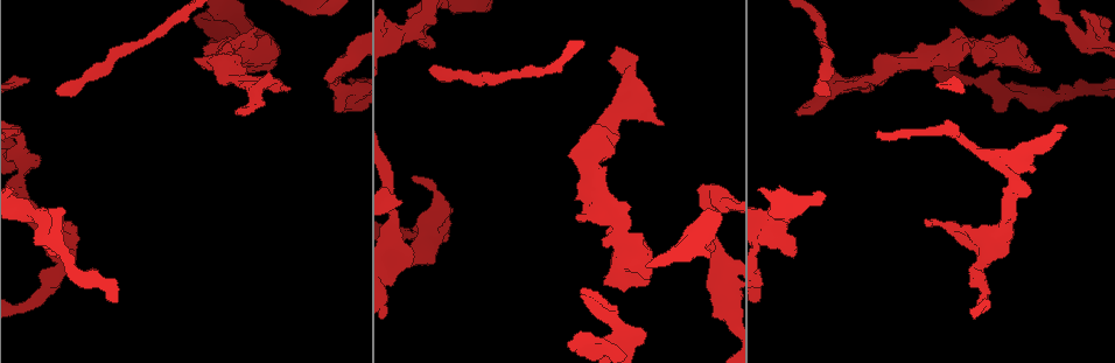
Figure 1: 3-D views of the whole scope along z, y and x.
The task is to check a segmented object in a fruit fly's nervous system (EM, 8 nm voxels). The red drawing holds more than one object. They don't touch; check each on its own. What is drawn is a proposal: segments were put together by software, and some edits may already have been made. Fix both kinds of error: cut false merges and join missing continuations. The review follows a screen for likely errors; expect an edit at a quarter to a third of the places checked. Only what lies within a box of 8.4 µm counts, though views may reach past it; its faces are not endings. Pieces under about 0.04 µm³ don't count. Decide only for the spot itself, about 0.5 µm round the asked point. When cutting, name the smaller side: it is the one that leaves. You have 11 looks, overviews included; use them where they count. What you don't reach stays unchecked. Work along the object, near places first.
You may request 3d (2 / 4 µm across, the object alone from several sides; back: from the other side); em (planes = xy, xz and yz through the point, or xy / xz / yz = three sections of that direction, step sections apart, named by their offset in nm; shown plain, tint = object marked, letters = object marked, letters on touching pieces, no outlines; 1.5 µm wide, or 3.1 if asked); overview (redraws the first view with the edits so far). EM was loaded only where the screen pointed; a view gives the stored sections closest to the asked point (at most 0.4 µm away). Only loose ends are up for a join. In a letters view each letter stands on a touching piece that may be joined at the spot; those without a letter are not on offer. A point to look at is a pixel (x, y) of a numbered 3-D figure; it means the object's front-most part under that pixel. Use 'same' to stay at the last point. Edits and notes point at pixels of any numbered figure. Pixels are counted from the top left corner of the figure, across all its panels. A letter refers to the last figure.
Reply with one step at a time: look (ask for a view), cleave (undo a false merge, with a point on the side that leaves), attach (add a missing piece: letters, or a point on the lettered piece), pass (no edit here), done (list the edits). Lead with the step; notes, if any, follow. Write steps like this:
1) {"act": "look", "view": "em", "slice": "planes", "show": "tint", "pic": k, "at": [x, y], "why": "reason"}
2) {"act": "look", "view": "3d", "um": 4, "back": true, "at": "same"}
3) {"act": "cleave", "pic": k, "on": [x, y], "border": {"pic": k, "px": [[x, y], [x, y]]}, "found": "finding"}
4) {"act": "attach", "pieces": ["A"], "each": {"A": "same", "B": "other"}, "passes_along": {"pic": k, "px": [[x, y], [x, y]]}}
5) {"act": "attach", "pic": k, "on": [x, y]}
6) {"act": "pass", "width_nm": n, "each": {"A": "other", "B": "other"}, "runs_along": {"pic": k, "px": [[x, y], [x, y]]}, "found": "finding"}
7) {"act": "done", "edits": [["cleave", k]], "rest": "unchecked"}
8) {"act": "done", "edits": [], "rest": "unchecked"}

{"act": "look", "view": "3d", "um": 4, "pic": 1, "at": [55, 91], "why": "long arm stops here"}

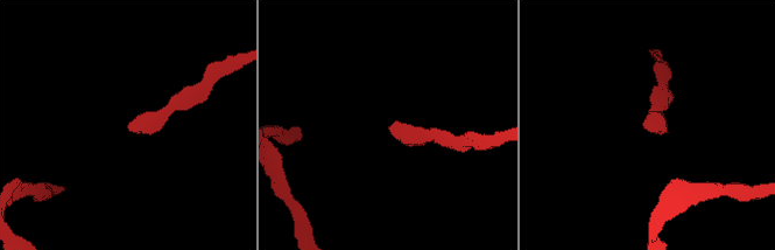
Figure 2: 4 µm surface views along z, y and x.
{"act": "look", "view": "em", "slice": "planes", "show": "letters", "pic": 2, "at": [646, 127]}

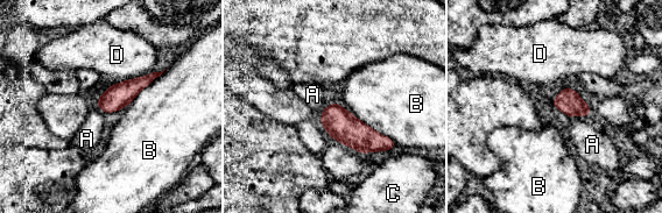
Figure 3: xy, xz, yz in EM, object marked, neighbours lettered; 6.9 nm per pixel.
{"act": "pass", "each": {"A": "other", "B": "other", "C": "other", "D": "other"}, "found": "no lettered piece goes on from it"}

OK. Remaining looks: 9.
{"act": "look", "view": "3d", "um": 4, "pic": 1, "at": [663, 122]}

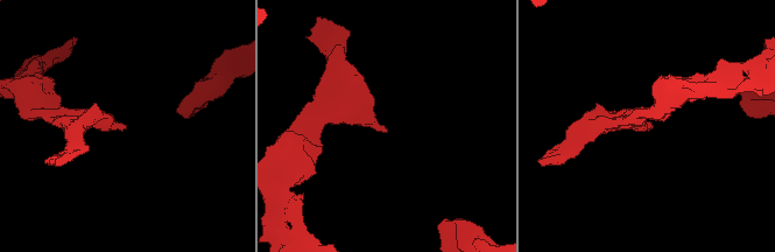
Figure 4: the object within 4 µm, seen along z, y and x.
{"act": "look", "view": "em", "slice": "planes", "show": "tint", "pic": 4, "at": [383, 130], "why": "now the EM"}

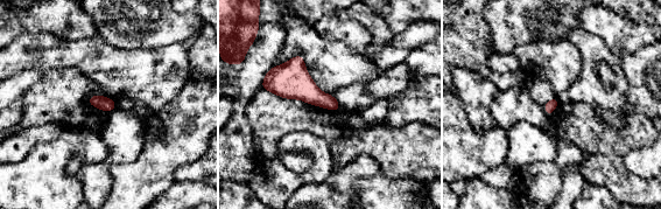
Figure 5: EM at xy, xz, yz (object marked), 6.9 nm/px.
{"act": "look", "view": "em", "slice": "planes", "show": "letters", "at": "same", "why": "see the neighbours"}

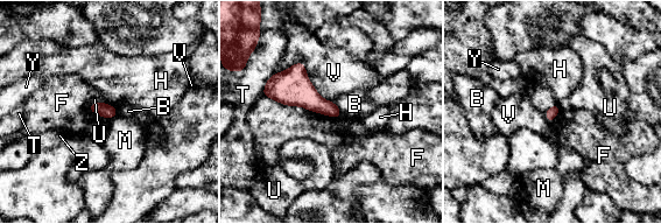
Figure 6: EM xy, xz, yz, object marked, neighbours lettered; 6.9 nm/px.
{"act": "pass", "each": {"B": "other", "F": "other", "H": "other", "M": "other", "T": "other", "U": "other", "V": "other", "Y": "other", "Z": "other"}, "border": {"pic": 6, "px": [[262, 95], [336, 119]]}, "found": "no lettered piece goes on from it"}

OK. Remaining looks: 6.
{"act": "look", "view": "3d", "um": 2, "pic": 1, "at": [971, 82], "why": "sharp bend"}

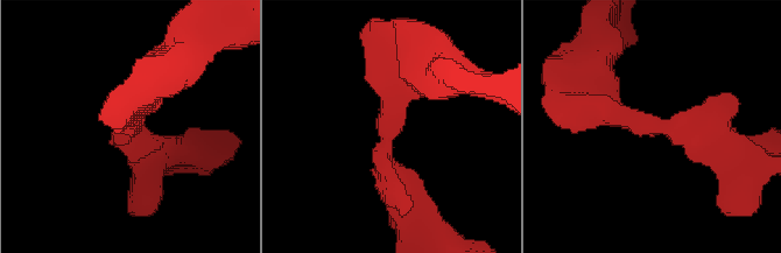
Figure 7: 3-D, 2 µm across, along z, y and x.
{"act": "look", "view": "em", "slice": "yz", "step": 4, "show": "letters", "pic": 7, "at": [127, 130]}

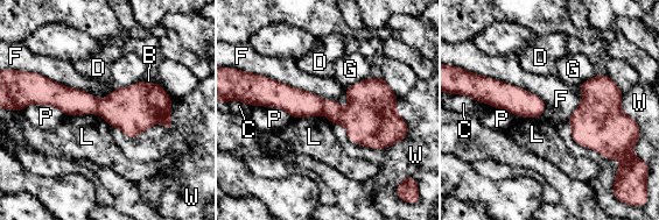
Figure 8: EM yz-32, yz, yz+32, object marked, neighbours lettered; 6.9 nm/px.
{"act": "cleave", "pic": 8, "on": [296, 103], "width_nm": 160, "longest_contact_nm": ["F", 700], "each": {"B": "other", "C": "other", "D": "other", "F": "other", "G": "other", "L": "other", "P": "other", "W": "other"}, "found": "a second neuron is stuck on"}

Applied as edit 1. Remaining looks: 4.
{"act": "look", "view": "overview"}

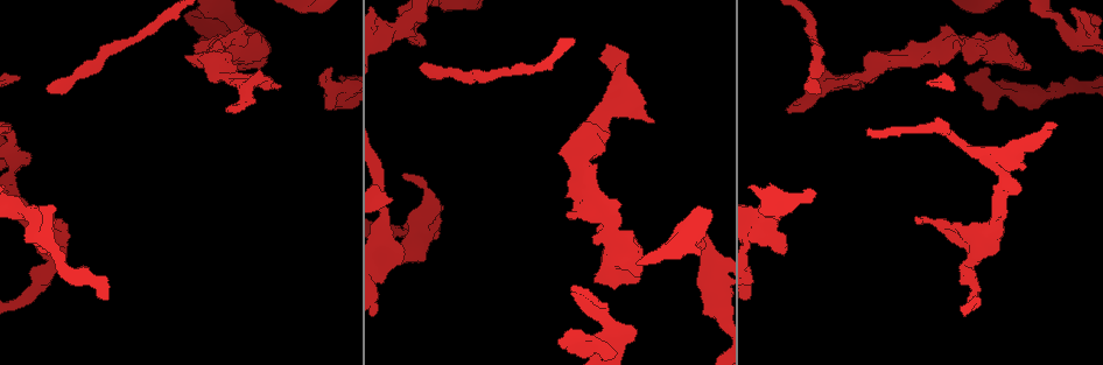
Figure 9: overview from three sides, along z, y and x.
{"act": "look", "view": "3d", "um": 2, "pic": 9, "at": [941, 32], "why": "an open end"}

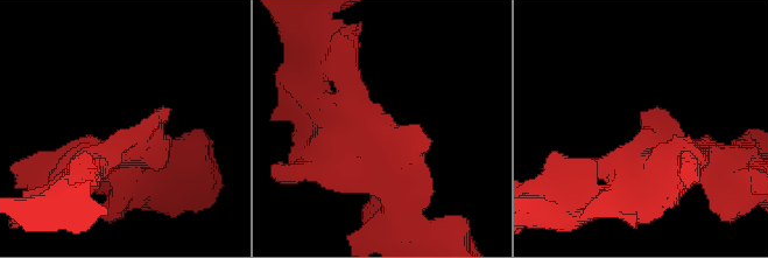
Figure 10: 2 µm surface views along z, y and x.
{"act": "look", "view": "em", "slice": "xy", "step": 4, "show": "tint", "pic": 10, "at": [146, 121], "why": "now the EM"}

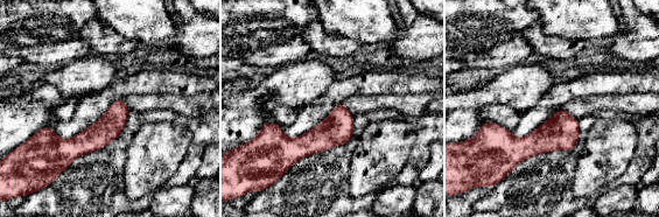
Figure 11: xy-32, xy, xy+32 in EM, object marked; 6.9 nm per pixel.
{"act": "look", "view": "em", "slice": "planes", "show": "letters", "at": "same"}

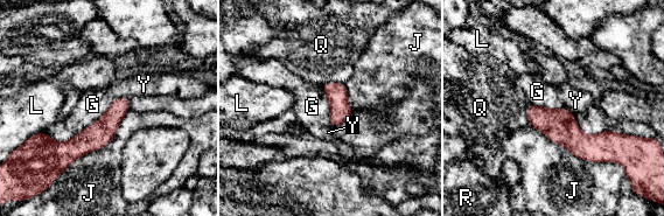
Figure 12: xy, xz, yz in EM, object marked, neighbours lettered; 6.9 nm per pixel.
{"act": "pass", "each": {"G": "other", "J": "other", "L": "other", "Q": "other", "R": "other", "Y": "other"}, "runs_along": {"pic": 12, "px": [[125, 100], [76, 147], [42, 136]]}, "found": "none of them fits"}

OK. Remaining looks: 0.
{"act": "done", "edits": [["cleave", 8]], "rest": "unchecked"}

